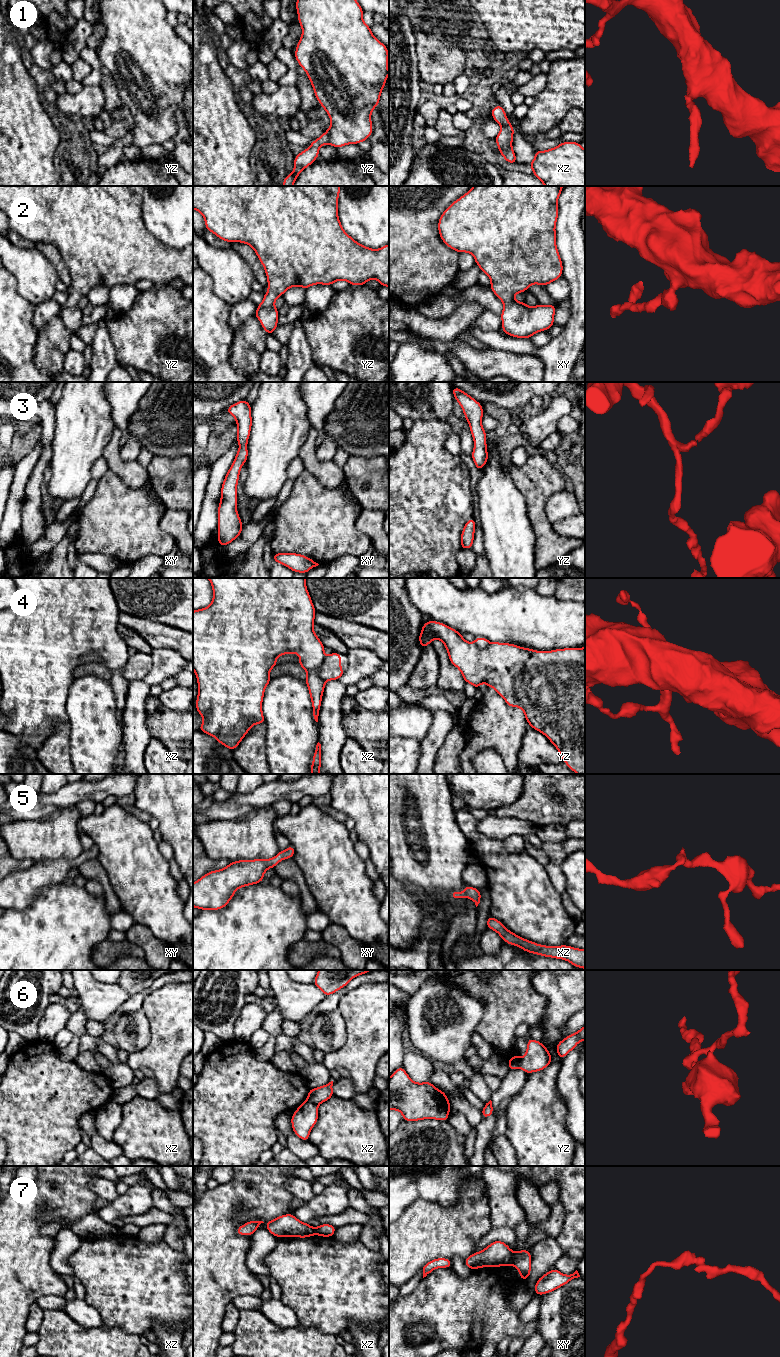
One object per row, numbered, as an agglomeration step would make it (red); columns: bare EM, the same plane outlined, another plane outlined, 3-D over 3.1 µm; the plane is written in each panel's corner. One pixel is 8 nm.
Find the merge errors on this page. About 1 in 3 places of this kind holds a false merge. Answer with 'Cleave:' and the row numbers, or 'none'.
Cleave: 4, 6, 7

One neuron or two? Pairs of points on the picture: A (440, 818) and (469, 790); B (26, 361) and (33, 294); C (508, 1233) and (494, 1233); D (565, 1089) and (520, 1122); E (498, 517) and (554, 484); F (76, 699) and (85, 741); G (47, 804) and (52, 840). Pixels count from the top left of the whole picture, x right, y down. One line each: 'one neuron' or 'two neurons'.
A: two neurons
B: two neurons
C: one neuron
D: two neurons
E: two neurons
F: one neuron
G: two neurons

